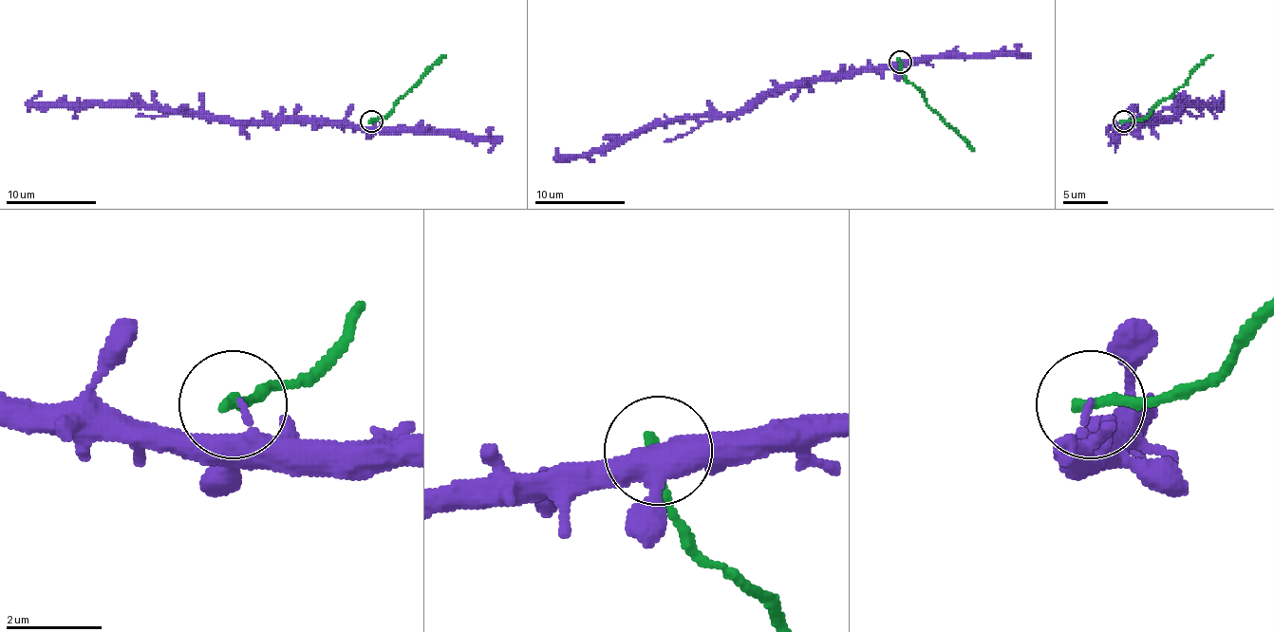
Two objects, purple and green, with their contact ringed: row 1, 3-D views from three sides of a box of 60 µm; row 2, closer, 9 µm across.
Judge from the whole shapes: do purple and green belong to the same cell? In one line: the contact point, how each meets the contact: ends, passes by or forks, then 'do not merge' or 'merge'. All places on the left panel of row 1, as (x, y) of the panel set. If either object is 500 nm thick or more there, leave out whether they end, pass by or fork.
(371, 121) | purple ends | green ends | do not merge

